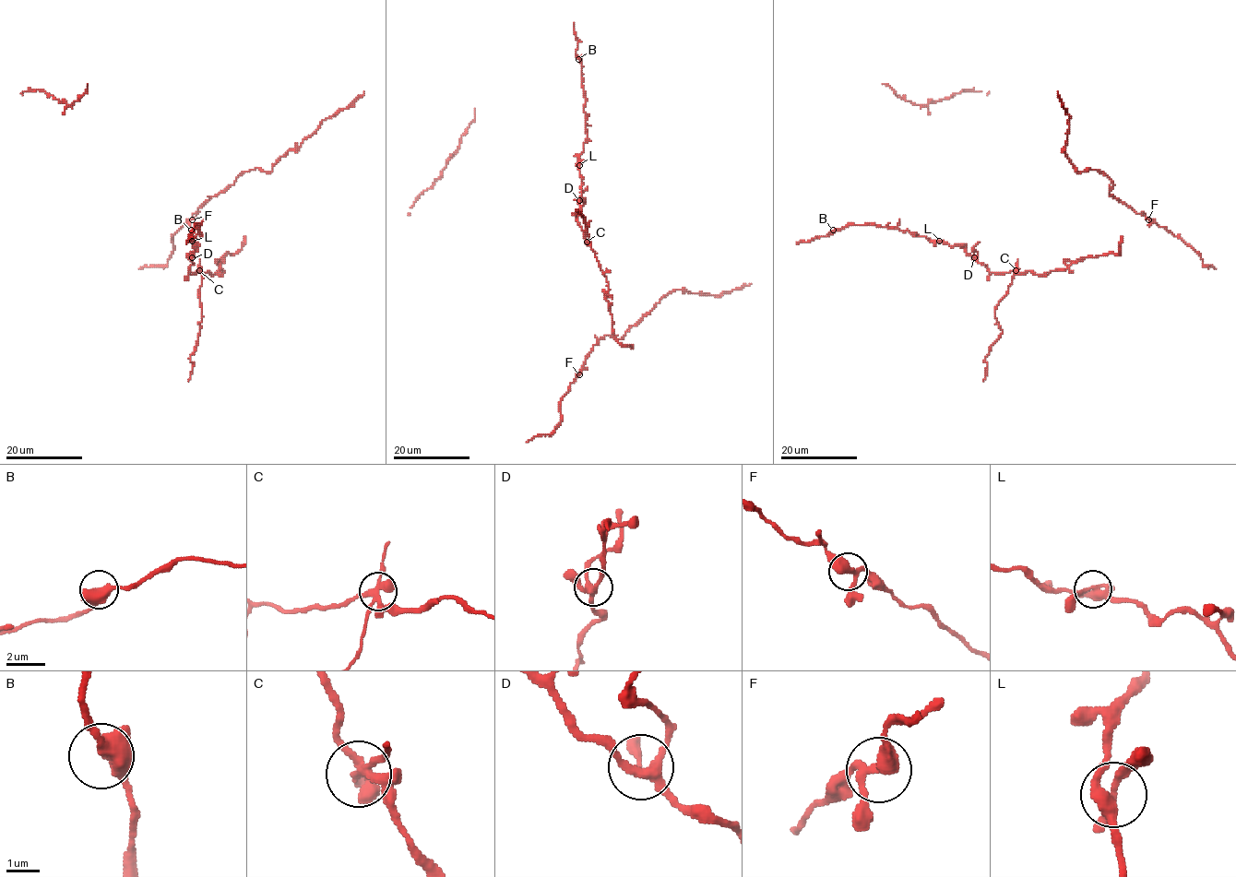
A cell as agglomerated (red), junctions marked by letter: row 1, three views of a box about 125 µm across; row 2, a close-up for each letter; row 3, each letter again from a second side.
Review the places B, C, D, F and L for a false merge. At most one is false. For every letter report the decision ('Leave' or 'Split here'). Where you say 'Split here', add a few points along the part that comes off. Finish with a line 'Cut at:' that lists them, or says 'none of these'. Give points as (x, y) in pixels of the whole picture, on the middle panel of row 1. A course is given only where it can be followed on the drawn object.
B: Leave
C: Leave
D: Leave
F: Leave
L: Leave
Cut at: none of these

